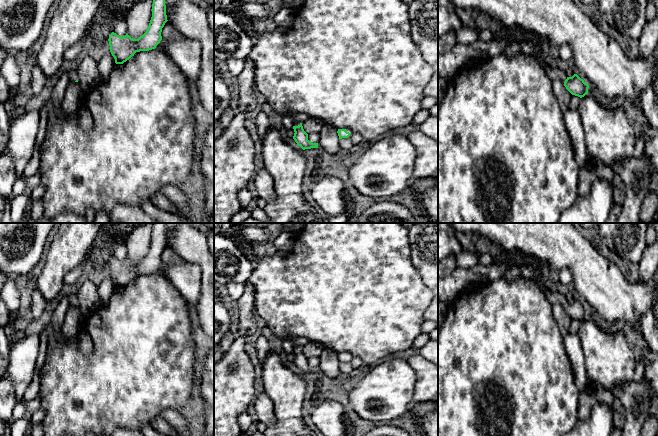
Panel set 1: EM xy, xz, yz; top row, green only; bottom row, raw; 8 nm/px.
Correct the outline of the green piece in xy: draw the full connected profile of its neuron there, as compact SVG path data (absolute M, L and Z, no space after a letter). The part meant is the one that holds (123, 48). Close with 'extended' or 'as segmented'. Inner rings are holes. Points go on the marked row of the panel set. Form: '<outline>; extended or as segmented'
M153 0L152 17L146 32L142 36L133 39L127 33L122 37L112 32L108 41L115 63L123 64L136 52L155 49L162 40L162 28L167 21L165 0Z; as segmented

